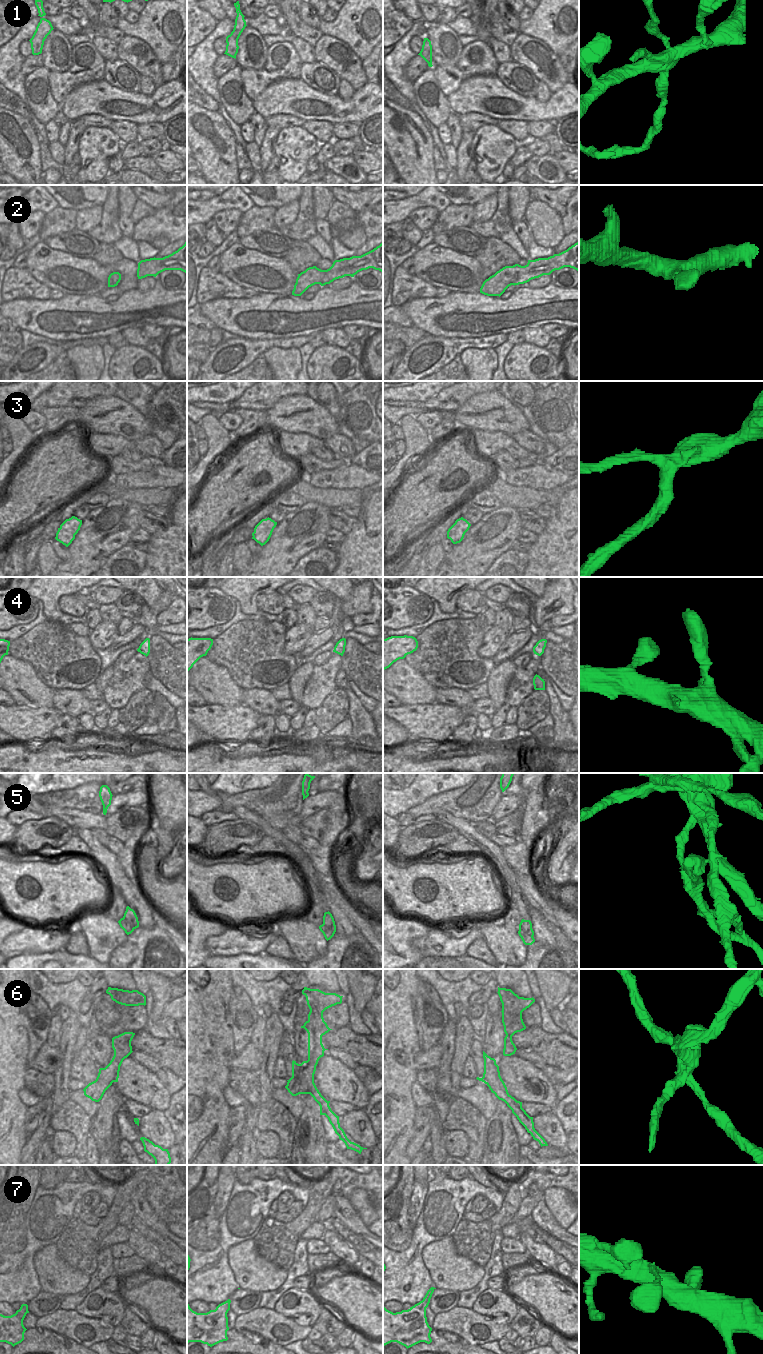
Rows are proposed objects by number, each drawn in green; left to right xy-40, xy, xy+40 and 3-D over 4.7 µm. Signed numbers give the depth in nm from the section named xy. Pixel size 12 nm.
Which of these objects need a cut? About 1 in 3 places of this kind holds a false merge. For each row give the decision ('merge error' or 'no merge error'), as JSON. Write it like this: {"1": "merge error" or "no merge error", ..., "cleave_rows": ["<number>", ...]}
{"1": "no merge error", "2": "no merge error", "3": "merge error", "4": "no merge error", "5": "merge error", "6": "merge error", "7": "no merge error", "cleave_rows": ["3", "5", "6"]}

